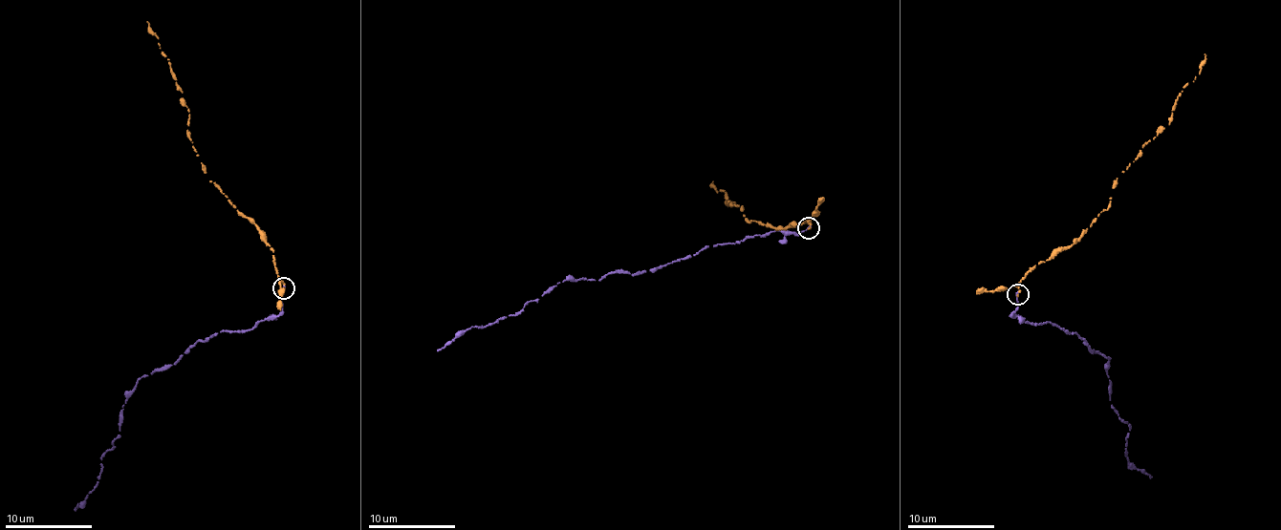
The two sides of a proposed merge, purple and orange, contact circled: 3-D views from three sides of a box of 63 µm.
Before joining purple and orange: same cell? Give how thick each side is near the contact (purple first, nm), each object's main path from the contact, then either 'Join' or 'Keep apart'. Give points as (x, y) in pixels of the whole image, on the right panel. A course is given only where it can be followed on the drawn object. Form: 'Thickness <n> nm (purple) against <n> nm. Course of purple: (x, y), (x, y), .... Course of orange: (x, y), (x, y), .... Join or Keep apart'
Thickness 200 nm (purple) against 180 nm. Course of purple: (1017, 293), (1011, 315), (1075, 333), (1090, 351), (1109, 359), (1111, 406), (1130, 424), (1128, 464), (1149, 478). Course of orange: (1017, 293), (1026, 272), (1072, 244), (1108, 208), (1114, 180), (1169, 124), (1175, 99), (1199, 74), (1205, 53). Join

